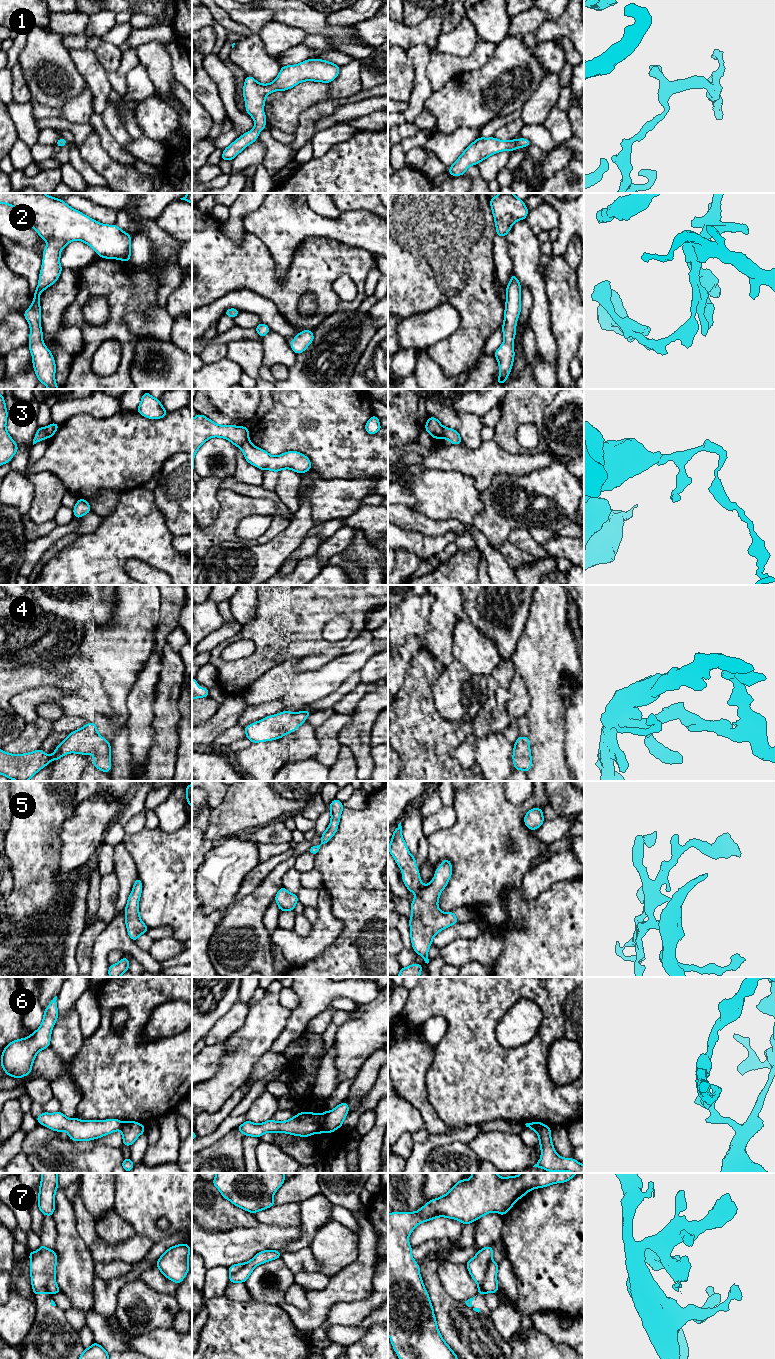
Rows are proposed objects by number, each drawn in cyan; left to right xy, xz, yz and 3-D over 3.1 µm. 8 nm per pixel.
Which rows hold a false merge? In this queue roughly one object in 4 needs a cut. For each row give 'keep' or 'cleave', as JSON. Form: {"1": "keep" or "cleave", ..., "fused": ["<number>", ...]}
{"1": "keep", "2": "keep", "3": "cleave", "4": "keep", "5": "keep", "6": "cleave", "7": "cleave", "fused": ["3", "6", "7"]}

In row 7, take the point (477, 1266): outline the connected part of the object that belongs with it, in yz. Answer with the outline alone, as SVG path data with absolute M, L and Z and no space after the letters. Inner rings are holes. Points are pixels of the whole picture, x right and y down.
M486 1246L483 1249L479 1250L477 1254L465 1264L472 1279L478 1285L477 1295L486 1294L486 1292L482 1288L482 1285L485 1280L485 1275L486 1275L486 1270L488 1268L488 1265L492 1261L492 1257L493 1257L492 1246ZM475 1297L465 1301L468 1307L472 1306L472 1301Z

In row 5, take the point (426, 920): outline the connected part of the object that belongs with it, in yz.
M401 822L393 831L388 851L401 869L407 889L416 895L411 902L410 938L413 950L428 964L427 954L434 936L458 922L453 911L443 913L437 905L441 892L452 876L452 864L448 859L443 859L431 883L423 885L415 856L410 854L402 837Z

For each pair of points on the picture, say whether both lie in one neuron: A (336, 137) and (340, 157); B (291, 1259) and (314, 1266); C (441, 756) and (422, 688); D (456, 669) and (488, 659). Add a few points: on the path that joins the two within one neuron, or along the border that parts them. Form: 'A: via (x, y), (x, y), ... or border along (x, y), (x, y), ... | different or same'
A: border along (355, 129), (349, 138), (335, 143), (318, 157) | different
B: via (297, 1260), (304, 1260), (308, 1263) | same
C: via (424, 739), (422, 737), (422, 705) | same
D: border along (454, 658), (479, 677) | different

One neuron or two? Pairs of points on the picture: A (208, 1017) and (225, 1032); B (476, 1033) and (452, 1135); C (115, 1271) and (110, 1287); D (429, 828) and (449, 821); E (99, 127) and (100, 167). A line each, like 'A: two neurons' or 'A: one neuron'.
A: two neurons
B: two neurons
C: two neurons
D: one neuron
E: two neurons

